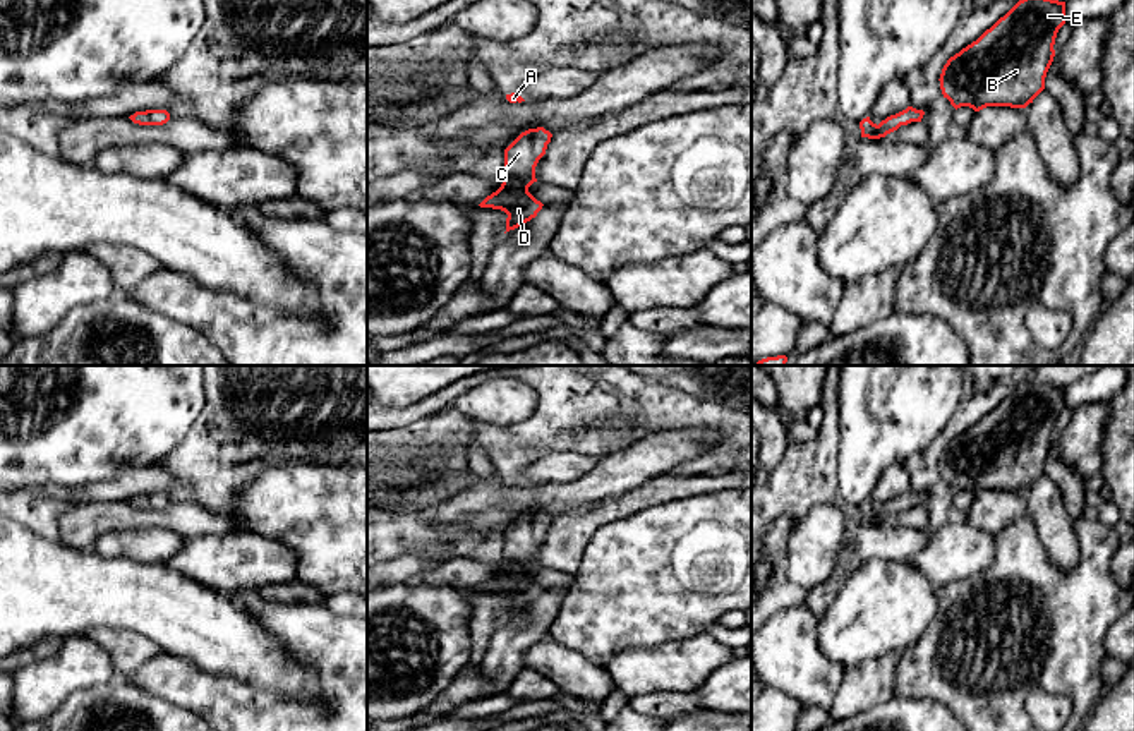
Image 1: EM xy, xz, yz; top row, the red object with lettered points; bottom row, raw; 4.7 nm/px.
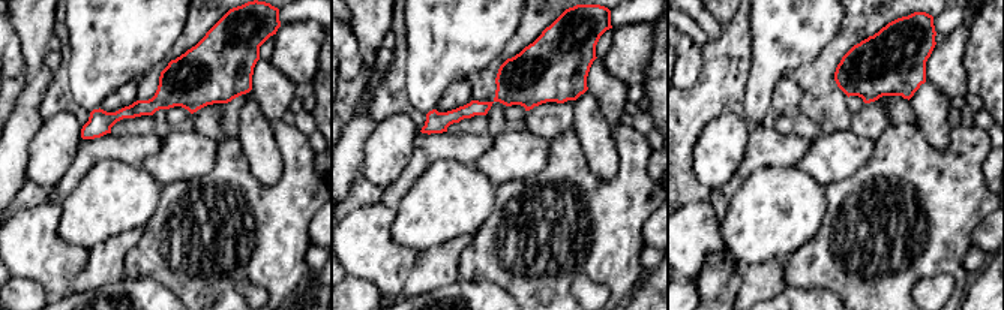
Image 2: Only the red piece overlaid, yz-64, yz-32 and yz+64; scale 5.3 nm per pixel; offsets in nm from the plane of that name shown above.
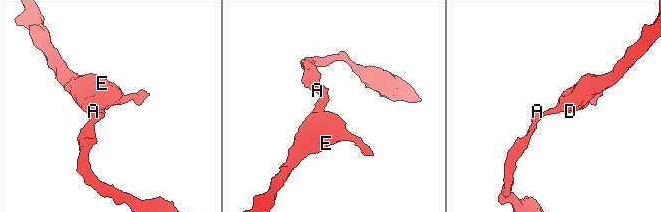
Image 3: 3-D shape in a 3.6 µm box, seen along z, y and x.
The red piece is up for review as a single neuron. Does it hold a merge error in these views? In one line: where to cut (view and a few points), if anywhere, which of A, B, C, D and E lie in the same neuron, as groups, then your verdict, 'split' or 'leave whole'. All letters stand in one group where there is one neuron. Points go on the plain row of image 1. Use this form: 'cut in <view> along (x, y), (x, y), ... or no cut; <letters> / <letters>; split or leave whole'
no cut; A B C D E; leave whole

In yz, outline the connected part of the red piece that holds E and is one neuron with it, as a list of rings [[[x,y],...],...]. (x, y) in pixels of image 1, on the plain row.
[[[1026,381],[976,426],[950,441],[940,458],[944,482],[969,491],[1026,492],[1045,474],[1065,386]]]

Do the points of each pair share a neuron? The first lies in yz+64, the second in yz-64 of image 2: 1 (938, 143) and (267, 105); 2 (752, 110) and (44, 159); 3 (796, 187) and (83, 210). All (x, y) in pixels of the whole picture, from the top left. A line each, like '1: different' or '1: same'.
1: different
2: different
3: same

